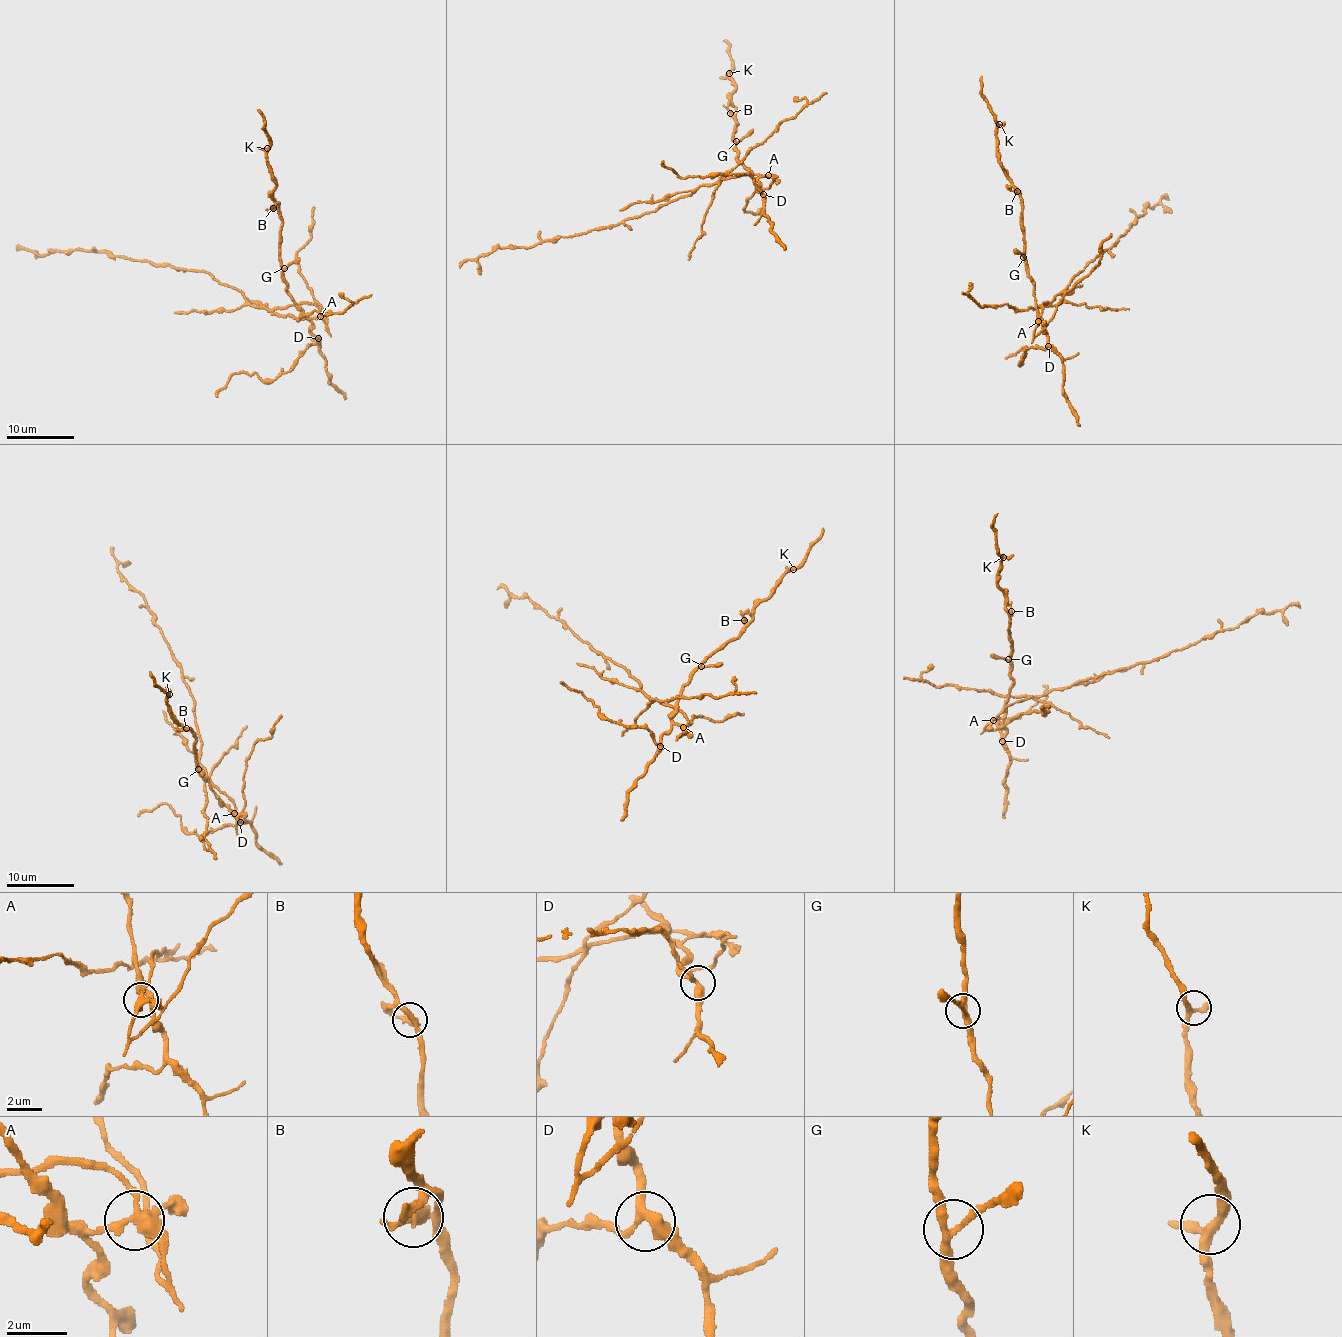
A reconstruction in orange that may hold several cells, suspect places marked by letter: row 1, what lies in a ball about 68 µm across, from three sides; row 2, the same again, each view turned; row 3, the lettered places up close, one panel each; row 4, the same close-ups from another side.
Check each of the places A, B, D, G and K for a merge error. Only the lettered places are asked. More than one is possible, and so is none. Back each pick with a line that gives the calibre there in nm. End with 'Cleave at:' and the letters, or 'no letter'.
A: Thickness 320 nm
Cleave at: A

